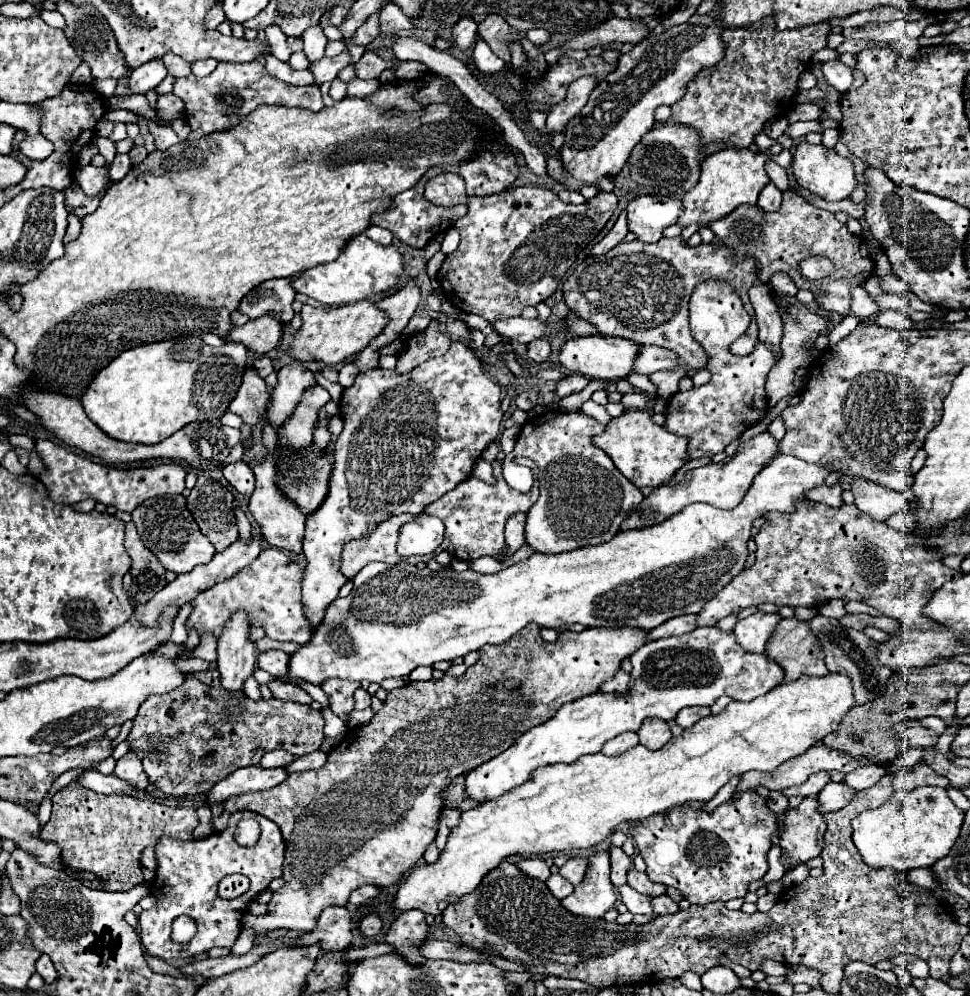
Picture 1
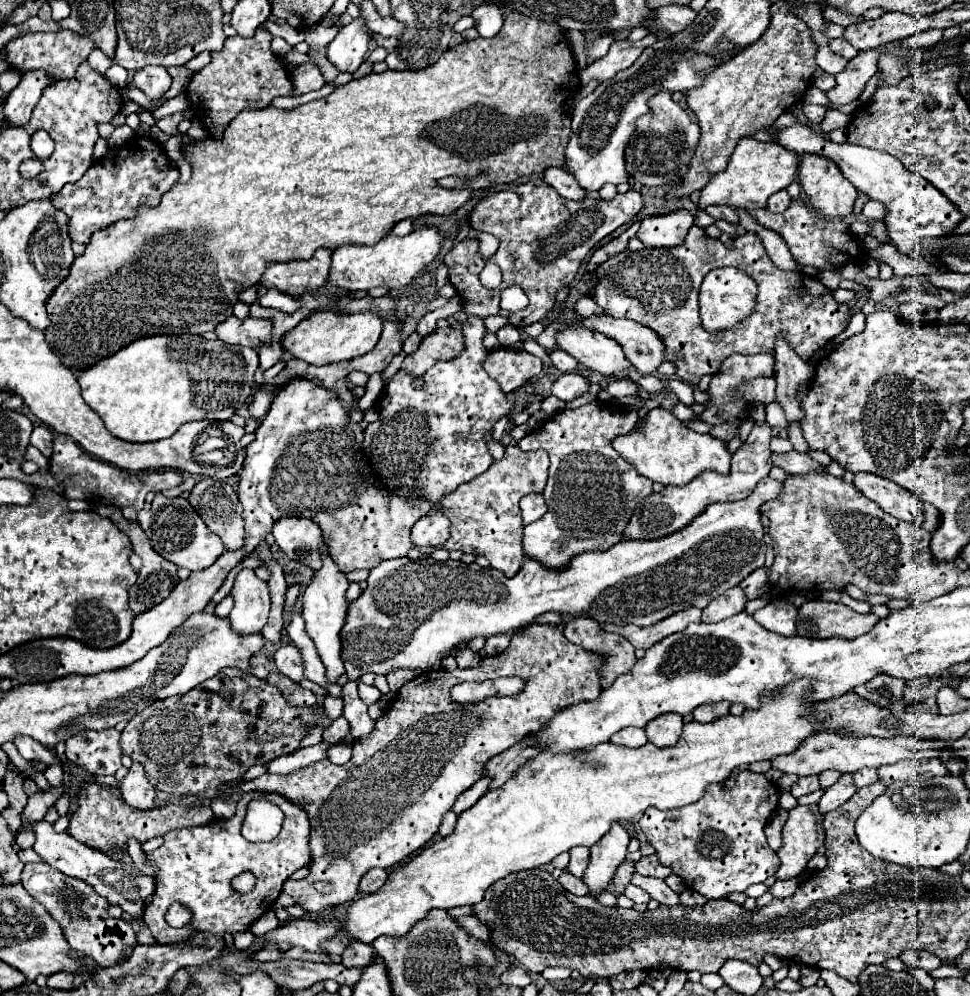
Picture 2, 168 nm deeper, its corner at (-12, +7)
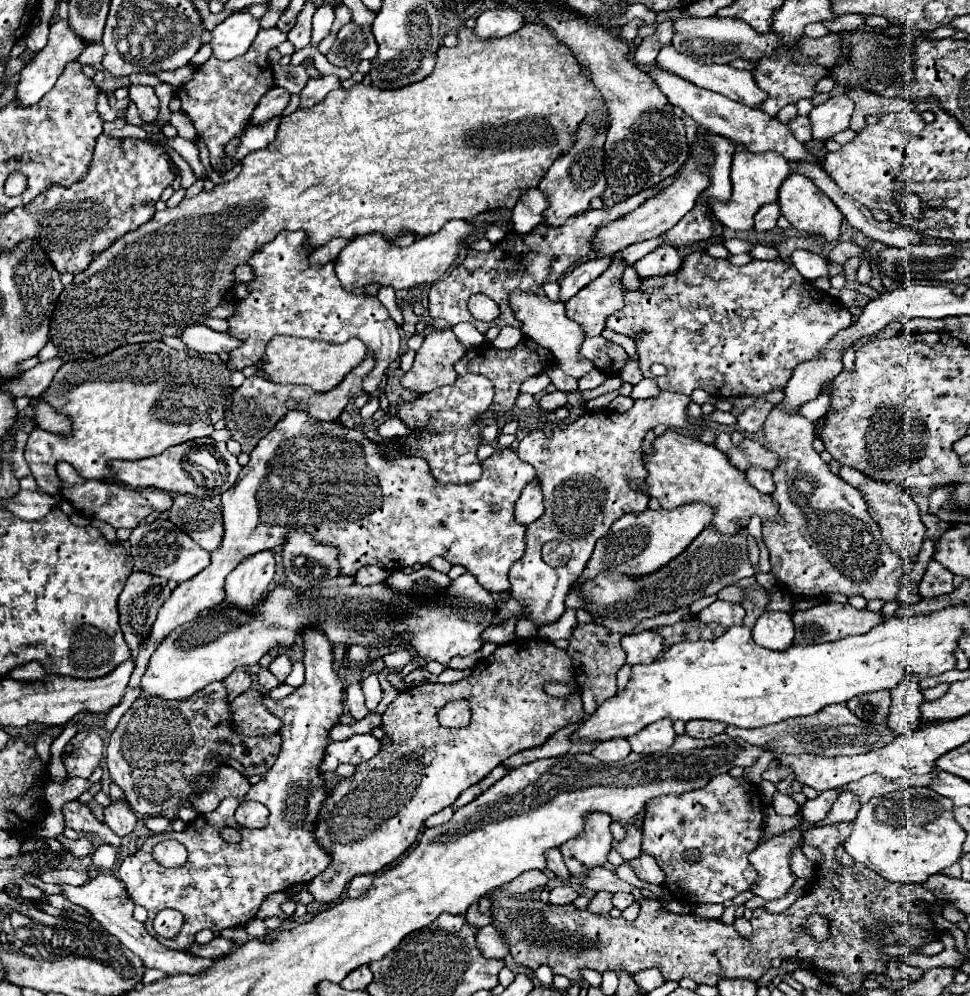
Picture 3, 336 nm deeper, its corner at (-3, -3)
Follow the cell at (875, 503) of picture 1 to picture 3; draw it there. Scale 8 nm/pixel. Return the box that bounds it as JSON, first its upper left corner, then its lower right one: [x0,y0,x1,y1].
[840,466,926,572]

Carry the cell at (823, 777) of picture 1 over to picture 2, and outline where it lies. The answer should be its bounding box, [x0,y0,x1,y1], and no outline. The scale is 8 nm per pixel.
[791,776,819,798]

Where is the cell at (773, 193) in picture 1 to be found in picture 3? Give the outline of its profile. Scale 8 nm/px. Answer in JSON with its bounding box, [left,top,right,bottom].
[754,202,780,232]

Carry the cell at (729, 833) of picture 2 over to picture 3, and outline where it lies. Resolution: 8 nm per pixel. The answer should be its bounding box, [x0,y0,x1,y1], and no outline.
[642,774,762,906]

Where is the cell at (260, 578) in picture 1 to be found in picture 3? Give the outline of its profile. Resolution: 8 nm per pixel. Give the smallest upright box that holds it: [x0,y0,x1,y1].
[286,662,304,688]

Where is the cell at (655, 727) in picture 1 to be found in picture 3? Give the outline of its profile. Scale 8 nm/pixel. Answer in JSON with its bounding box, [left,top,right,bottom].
[628,720,676,754]

